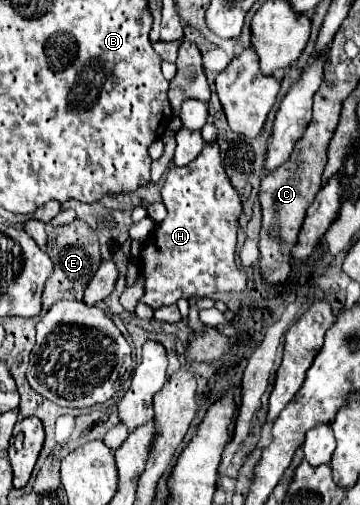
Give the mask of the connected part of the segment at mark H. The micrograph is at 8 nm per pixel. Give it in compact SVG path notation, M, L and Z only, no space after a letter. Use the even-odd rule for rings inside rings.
M205 143L197 159L185 167L171 167L165 175L163 185L163 203L167 207L167 217L157 225L157 231L151 235L151 241L145 241L141 255L141 273L145 277L145 295L141 297L153 309L163 305L173 305L177 299L191 297L211 297L217 291L243 291L247 275L243 267L237 267L235 261L235 243L237 243L237 219L241 215L241 199L233 189L225 169L221 167L219 145Z

